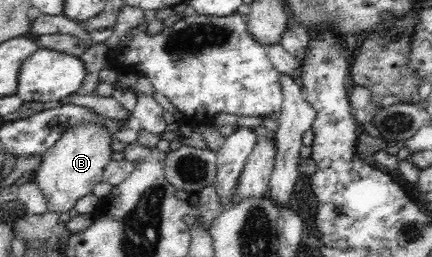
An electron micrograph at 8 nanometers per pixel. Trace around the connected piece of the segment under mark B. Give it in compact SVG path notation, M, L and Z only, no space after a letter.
M74 126L68 130L42 157L42 164L33 181L46 199L49 211L56 214L73 209L79 198L103 182L103 171L112 161L112 133L102 126Z

